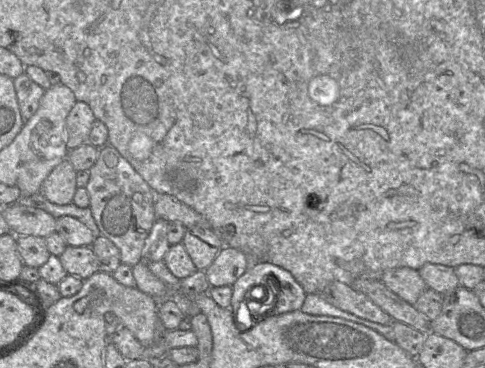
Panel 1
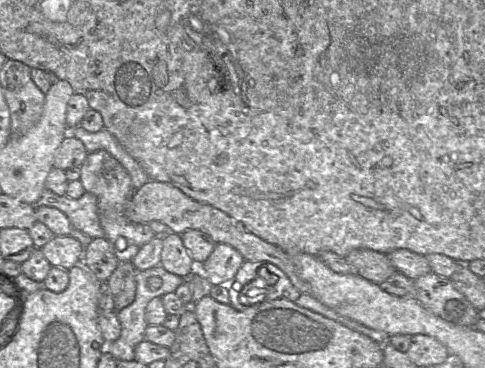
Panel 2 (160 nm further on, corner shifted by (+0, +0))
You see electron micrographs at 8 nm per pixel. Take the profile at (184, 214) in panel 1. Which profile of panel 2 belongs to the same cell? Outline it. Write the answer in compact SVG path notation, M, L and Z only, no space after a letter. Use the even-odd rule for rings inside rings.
M148 181L135 193L126 209L126 217L132 223L148 224L161 222L173 233L183 234L188 230L199 230L208 234L216 244L227 244L236 249L246 261L267 261L278 266L289 277L293 285L302 294L312 294L310 284L305 281L296 267L293 258L279 246L266 242L247 231L240 223L223 211L208 204L197 202L178 188L157 181Z

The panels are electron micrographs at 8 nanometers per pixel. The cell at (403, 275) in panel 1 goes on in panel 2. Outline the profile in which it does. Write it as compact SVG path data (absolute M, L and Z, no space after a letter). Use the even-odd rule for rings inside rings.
M356 249L345 257L361 277L381 285L397 271L385 253L369 249Z

